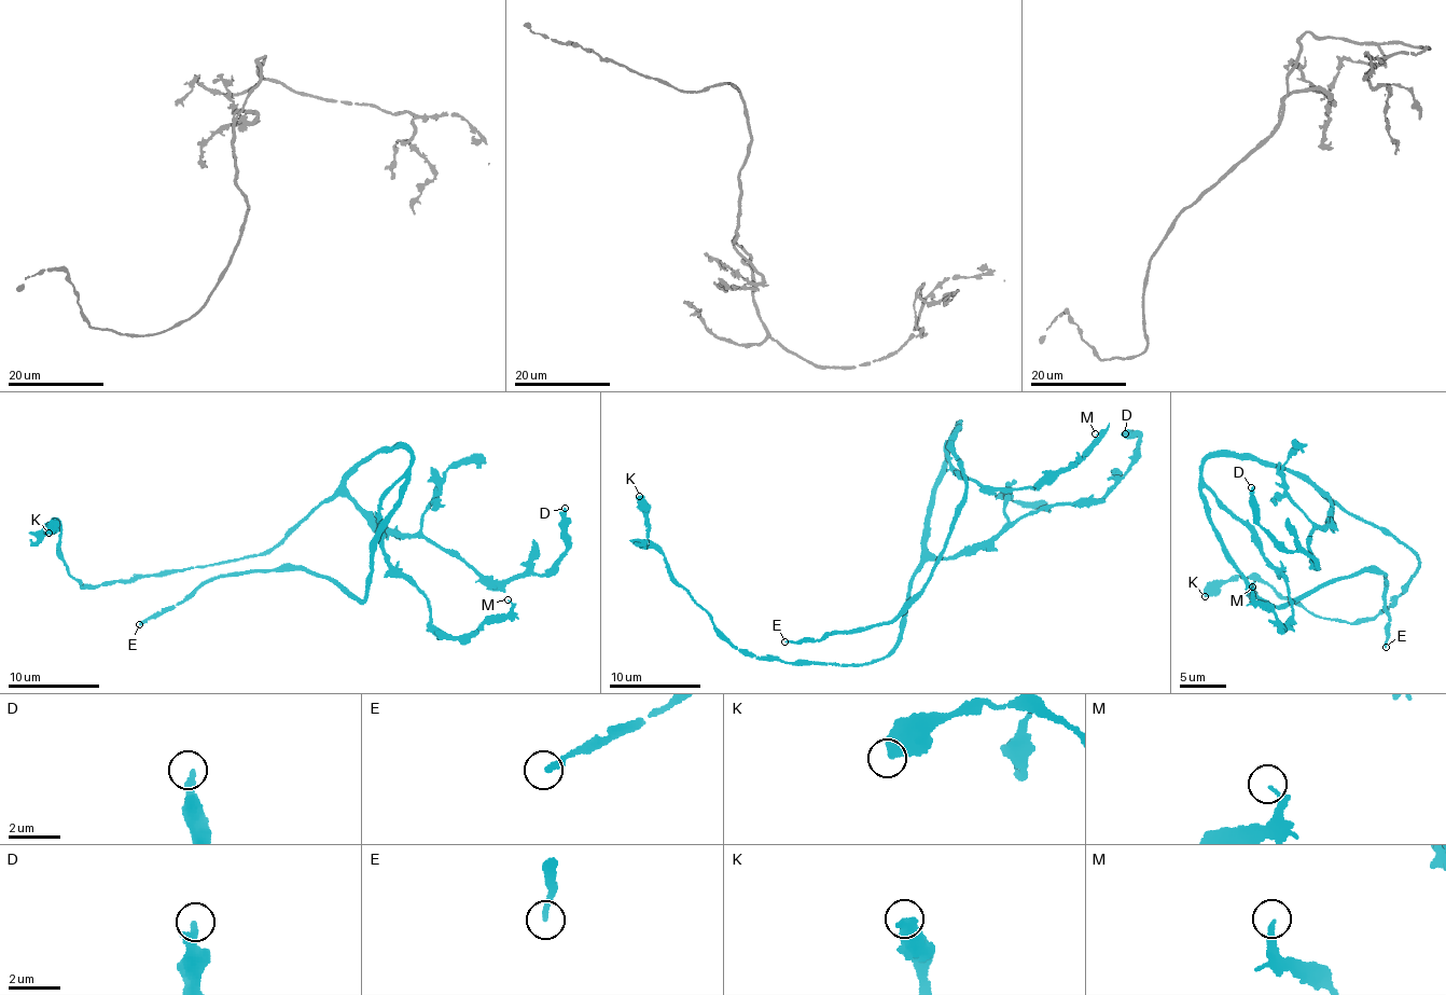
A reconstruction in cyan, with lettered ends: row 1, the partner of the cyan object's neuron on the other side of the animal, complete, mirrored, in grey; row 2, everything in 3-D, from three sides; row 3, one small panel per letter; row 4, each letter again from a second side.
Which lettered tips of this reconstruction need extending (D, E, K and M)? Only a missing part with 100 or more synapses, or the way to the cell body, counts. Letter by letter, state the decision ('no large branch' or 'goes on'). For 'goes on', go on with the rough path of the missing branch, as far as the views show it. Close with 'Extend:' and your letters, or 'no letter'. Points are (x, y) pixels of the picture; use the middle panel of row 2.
D: no large branch
E: goes on
K: no large branch
M: no large branch
Extend: E

